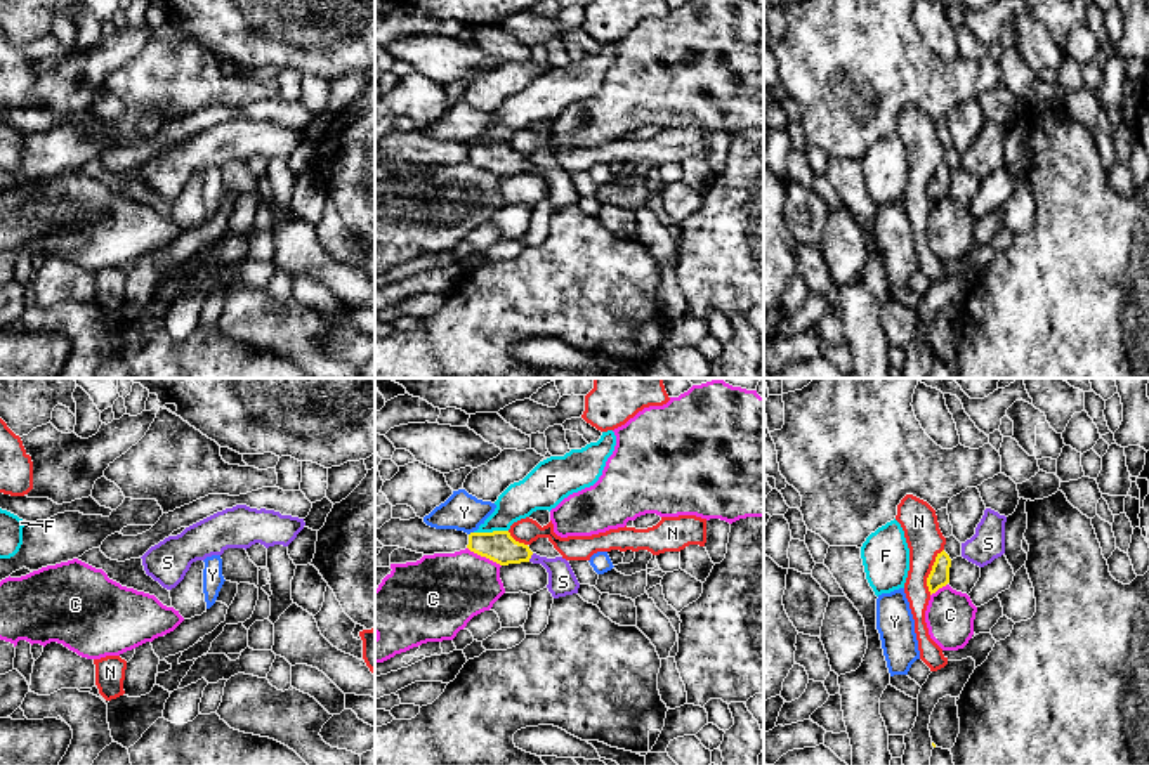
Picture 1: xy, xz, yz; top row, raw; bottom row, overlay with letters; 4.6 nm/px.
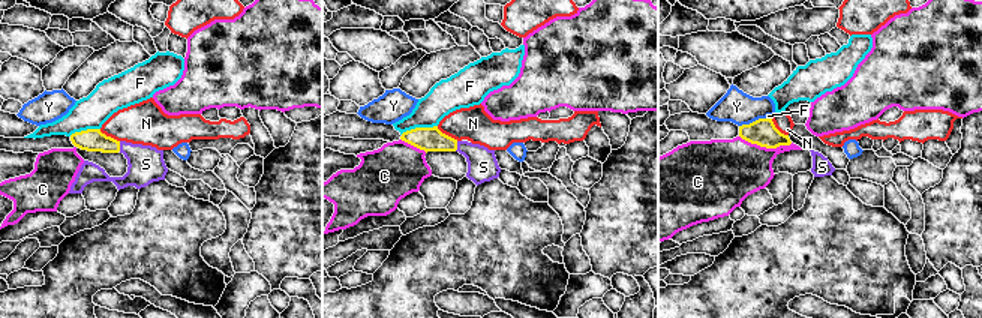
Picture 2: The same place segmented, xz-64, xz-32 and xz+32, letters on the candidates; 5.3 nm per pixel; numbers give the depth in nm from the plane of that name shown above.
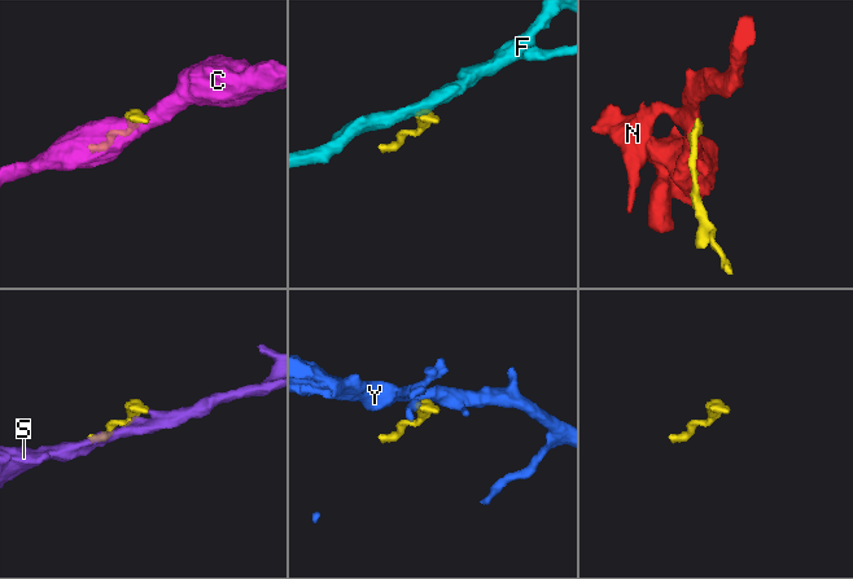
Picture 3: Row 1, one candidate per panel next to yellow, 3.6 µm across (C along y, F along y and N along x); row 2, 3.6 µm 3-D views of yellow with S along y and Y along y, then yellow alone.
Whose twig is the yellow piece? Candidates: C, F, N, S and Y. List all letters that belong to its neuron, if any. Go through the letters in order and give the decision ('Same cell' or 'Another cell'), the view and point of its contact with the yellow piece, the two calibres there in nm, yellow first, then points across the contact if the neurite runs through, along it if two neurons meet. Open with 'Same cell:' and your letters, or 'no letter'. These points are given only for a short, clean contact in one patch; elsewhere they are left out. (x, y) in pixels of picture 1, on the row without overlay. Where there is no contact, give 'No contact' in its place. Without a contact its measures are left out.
Same cell: S
C: Another cell. Touches yellow at xz (485, 167). Thickness 150 nm (yellow) against 360 nm. Boundary: xz (467, 158), (500, 177)
F: Another cell. Touches yellow at xz (490, 144). Thickness 150 nm (yellow) against 170 nm. Boundary: xz (507, 141), (474, 144)
N: Another cell. Touches yellow at yz (931, 183). Thickness 100 nm (yellow) against 170 nm
S: Same cell. Touches yellow at xz (530, 169). Thickness 150 nm (yellow) against 130 nm. Path across: xz (500, 158), (530, 169), (544, 172), (563, 193)
Y: Another cell. Touches yellow at xz (471, 144). Thickness 150 nm (yellow) against 180 nm. Boundary: xz (472, 143), (469, 146)

